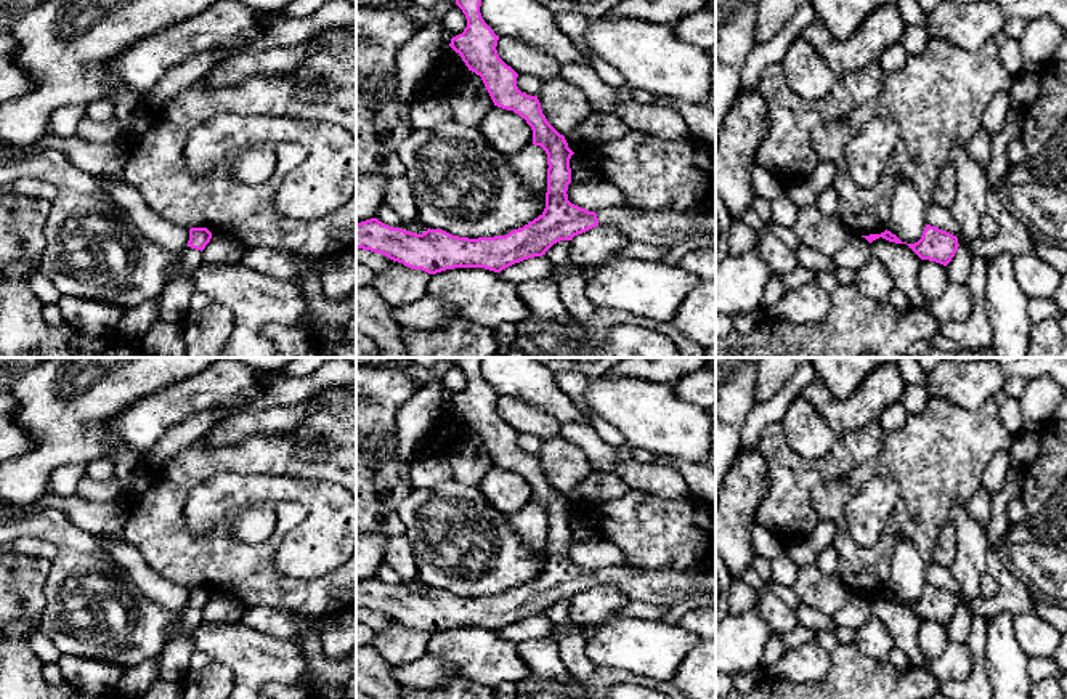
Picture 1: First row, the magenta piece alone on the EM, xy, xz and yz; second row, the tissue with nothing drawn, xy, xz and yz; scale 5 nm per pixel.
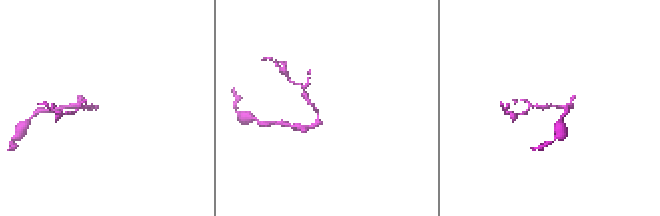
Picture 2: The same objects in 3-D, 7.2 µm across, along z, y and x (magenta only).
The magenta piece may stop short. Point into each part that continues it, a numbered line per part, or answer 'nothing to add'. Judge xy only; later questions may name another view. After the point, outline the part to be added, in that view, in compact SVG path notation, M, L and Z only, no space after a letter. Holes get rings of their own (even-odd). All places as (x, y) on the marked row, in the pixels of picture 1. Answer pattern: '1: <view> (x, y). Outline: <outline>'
nothing to add

